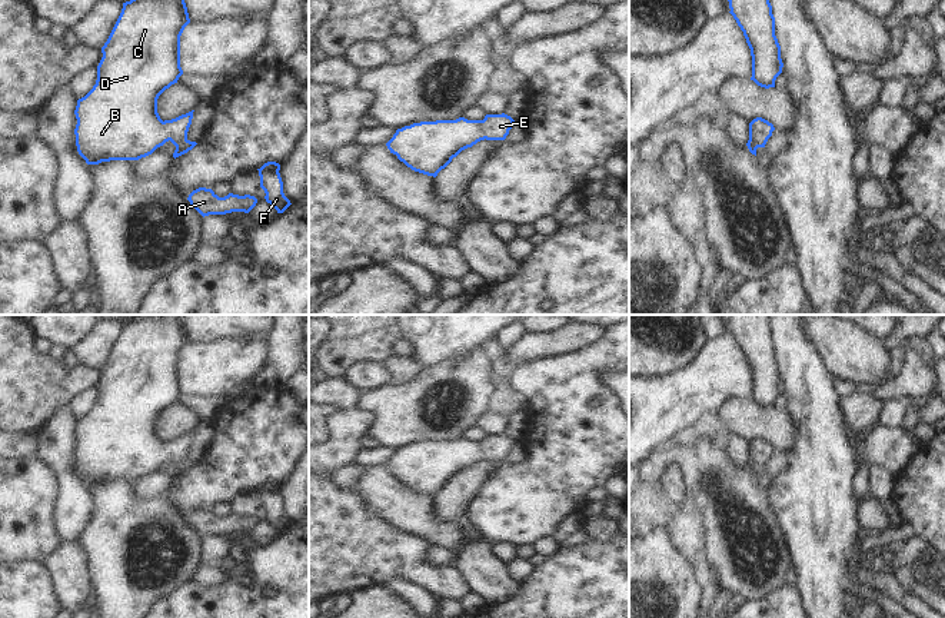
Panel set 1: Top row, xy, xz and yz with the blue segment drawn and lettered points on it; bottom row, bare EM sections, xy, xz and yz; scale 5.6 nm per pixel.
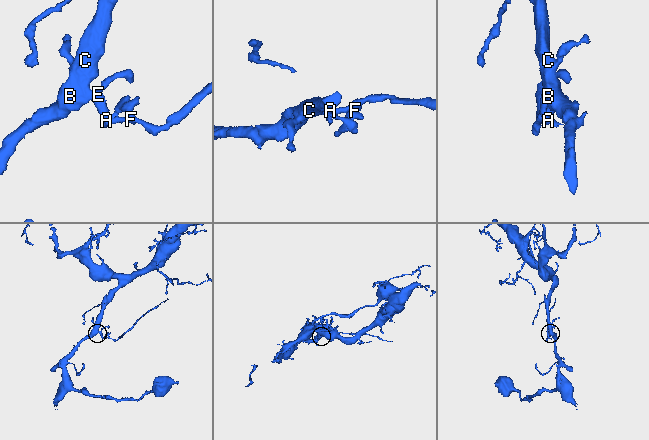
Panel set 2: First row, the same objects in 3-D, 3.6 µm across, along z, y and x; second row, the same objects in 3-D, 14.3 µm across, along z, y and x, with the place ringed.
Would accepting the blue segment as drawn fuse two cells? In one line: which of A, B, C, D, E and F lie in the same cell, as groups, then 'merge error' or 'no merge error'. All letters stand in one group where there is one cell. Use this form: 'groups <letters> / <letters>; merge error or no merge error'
groups A B C D E F; no merge error

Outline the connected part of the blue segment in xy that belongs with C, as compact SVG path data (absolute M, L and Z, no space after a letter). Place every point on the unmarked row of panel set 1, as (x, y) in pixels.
M137 315L123 323L122 333L102 368L96 405L77 421L74 431L76 466L87 485L139 481L169 461L176 466L176 479L197 465L187 459L194 431L164 442L157 433L159 416L183 395L180 356L189 343L184 315Z

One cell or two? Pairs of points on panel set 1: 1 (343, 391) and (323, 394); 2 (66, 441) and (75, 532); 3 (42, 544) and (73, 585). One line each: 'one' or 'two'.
1: one
2: one
3: two

